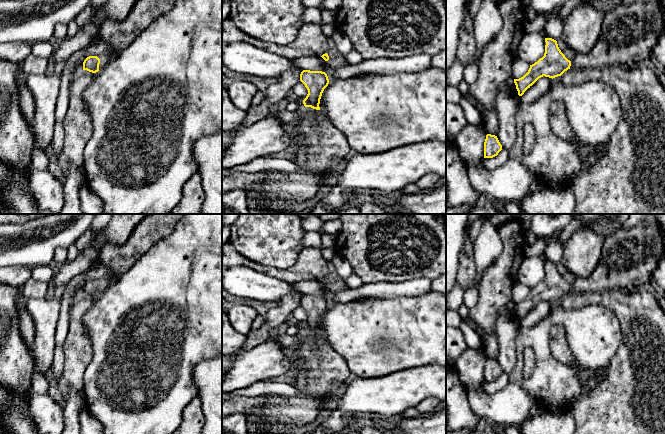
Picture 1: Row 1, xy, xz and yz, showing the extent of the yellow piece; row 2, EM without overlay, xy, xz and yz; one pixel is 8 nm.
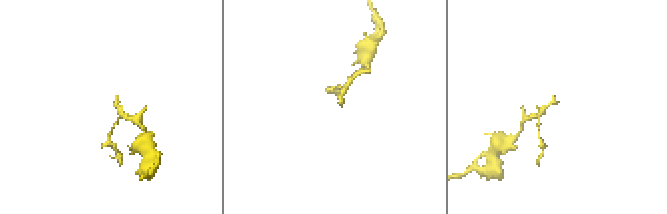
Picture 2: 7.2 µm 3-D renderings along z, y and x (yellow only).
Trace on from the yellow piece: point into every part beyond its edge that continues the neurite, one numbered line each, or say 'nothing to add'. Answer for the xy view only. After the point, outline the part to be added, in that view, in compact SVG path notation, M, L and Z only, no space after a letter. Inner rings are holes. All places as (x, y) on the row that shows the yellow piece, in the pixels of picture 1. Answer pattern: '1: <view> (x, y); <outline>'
1: xy (104, 59); M102 54L97 56L100 59L100 64L99 64L99 71L107 65L107 63L109 62L109 60L111 59L111 57L109 57L106 54Z

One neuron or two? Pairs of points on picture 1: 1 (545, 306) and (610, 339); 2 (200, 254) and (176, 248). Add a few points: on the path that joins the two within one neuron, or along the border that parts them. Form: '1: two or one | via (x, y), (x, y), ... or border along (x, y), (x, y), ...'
1: two | border along (552, 303), (549, 312), (533, 324)
2: one | via (194, 254), (182, 254)

